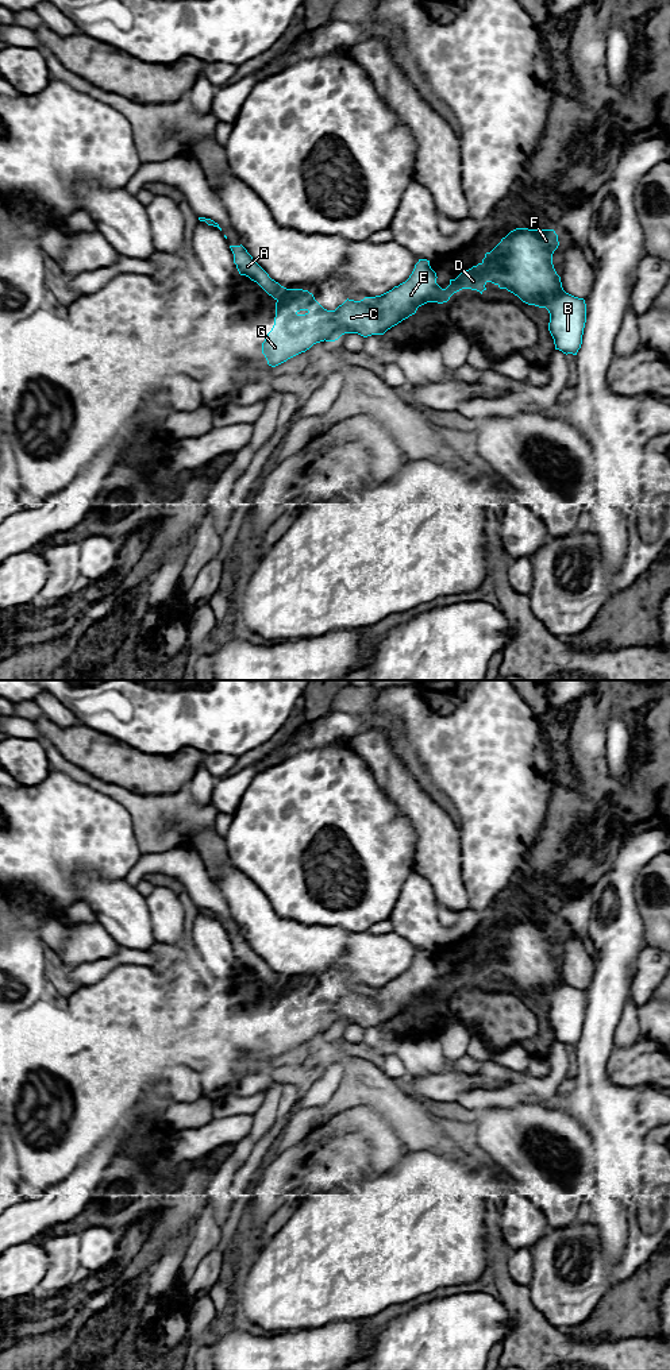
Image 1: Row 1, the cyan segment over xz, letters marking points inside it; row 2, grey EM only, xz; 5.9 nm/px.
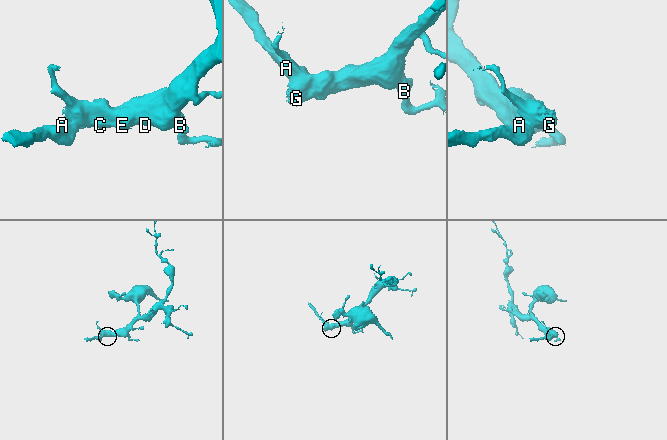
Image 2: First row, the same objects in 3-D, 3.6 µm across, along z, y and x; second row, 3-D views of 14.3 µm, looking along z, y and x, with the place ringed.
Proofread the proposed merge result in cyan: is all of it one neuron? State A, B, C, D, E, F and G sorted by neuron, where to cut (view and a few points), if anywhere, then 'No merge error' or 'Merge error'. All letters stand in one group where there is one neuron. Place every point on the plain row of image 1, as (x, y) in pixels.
Groups: A / B C D E F G. Split along xz (287, 980), (277, 991). Merge error

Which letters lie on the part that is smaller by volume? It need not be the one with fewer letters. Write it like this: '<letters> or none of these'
A

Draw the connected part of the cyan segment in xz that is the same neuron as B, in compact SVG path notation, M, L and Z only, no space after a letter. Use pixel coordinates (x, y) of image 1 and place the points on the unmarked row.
M516 919L502 929L490 943L486 943L481 954L462 962L455 970L450 970L446 980L436 975L438 968L431 960L430 952L419 950L405 973L381 987L365 988L361 992L347 989L335 1002L324 1000L308 981L286 980L286 984L276 993L274 1016L262 1034L262 1045L267 1056L276 1058L305 1043L316 1034L335 1033L344 1024L358 1024L363 1029L384 1026L392 1018L415 1006L417 999L427 993L447 993L454 984L462 980L477 981L482 985L486 981L485 976L492 973L500 980L513 984L528 996L546 999L550 1004L548 1022L554 1030L555 1041L566 1046L577 1046L586 1014L586 995L584 989L574 988L562 979L561 968L552 956L552 945L558 937L558 926L554 921Z

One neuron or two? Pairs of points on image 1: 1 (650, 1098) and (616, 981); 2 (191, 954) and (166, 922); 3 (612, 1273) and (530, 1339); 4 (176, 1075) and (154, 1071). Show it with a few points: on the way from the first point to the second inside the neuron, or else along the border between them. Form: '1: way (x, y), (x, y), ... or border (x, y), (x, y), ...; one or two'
1: border (638, 1087), (639, 1119); two
2: way (187, 946), (172, 930); one
3: border (531, 1296), (531, 1303), (559, 1328); two
4: border (172, 1064), (165, 1072), (161, 1088); two

